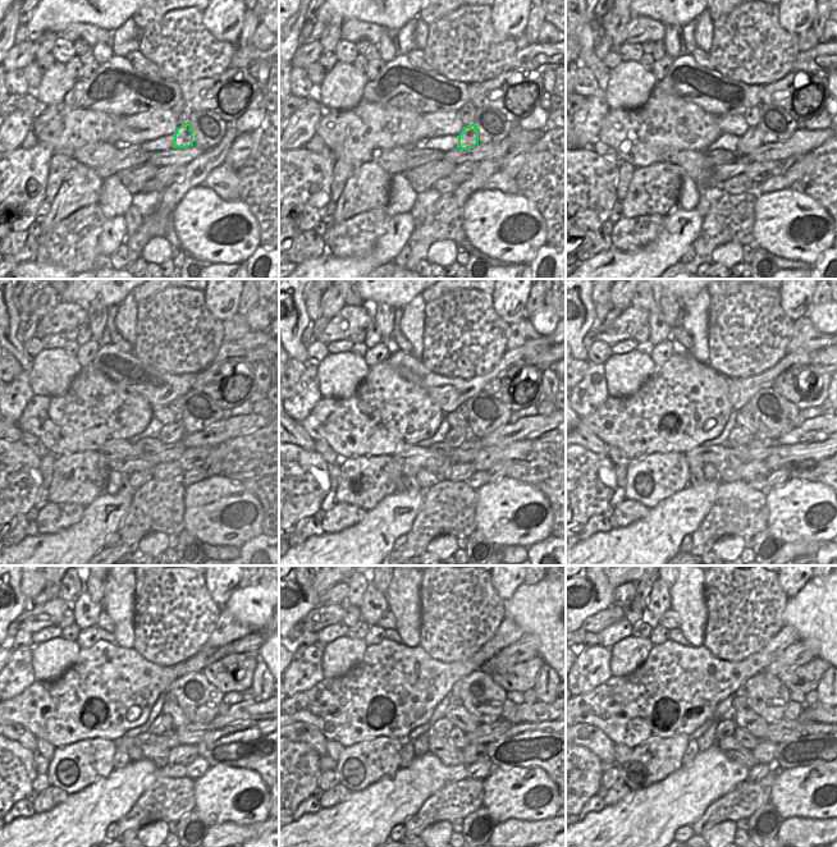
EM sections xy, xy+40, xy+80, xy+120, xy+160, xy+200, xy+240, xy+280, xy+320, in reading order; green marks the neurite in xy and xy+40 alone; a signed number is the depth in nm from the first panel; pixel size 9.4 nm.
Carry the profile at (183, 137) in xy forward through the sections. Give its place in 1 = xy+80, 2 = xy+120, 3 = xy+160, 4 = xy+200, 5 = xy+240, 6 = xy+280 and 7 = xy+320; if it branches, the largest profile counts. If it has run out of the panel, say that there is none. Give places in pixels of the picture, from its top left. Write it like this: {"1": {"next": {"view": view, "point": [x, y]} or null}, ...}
{"1": {"next": {"view": "xy+80", "point": [751, 140]}}, "2": {"next": {"view": "xy+120", "point": [175, 431]}}, "3": {"next": {"view": "xy+160", "point": [457, 435]}}, "4": {"next": {"view": "xy+200", "point": [739, 435]}}, "5": {"next": {"view": "xy+240", "point": [163, 723]}}, "6": {"next": {"view": "xy+280", "point": [442, 727]}}, "7": {"next": {"view": "xy+320", "point": [725, 728]}}}

